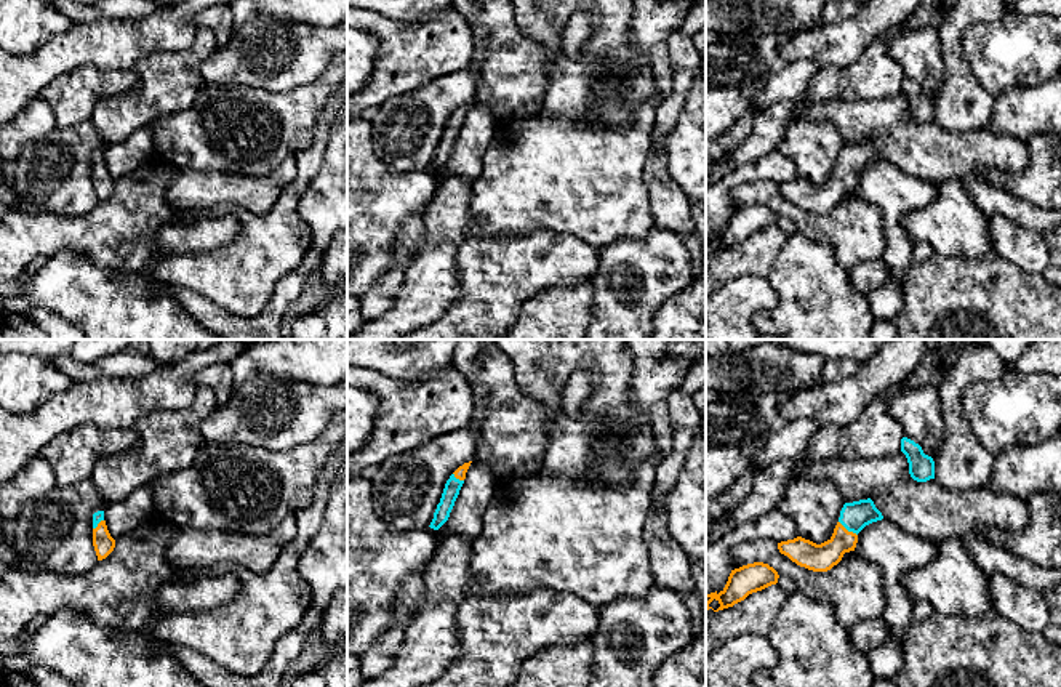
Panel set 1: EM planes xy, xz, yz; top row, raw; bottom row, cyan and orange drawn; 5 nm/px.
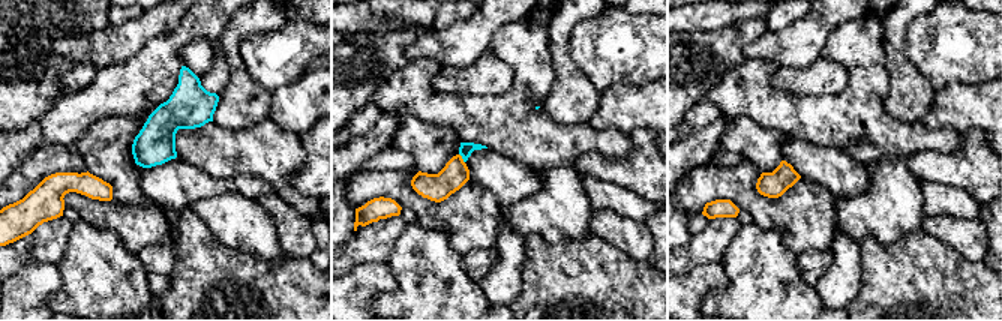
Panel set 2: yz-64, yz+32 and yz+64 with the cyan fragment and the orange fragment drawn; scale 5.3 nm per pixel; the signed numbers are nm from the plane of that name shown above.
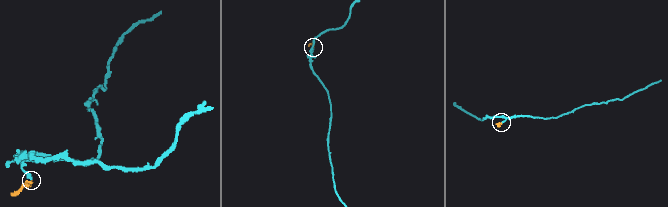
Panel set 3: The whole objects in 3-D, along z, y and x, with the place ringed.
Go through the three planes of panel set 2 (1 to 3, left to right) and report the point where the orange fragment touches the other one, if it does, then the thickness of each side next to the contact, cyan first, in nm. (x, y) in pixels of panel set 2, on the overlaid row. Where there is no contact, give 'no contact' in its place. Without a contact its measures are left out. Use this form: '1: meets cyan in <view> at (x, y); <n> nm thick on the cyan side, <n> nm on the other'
1: no contact
2: meets cyan in yz+32 at (462, 158); 70 nm thick on the cyan side, 150 nm on the other
3: no contact

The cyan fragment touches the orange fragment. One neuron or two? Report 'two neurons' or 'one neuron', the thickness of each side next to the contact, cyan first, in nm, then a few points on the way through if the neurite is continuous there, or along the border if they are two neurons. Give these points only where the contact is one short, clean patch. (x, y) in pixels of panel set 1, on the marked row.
one neuron; 150 nm thick on the cyan side, 140 nm on the other; runs through yz (855, 516), (848, 530), (820, 558)

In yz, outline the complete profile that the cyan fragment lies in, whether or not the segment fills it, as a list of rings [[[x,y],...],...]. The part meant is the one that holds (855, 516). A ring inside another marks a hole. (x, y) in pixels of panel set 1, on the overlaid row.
[[[871,498],[845,503],[834,533],[827,541],[816,544],[797,536],[778,543],[778,549],[800,567],[813,572],[827,572],[842,560],[845,552],[855,551],[858,533],[866,525],[882,519],[882,512]]]

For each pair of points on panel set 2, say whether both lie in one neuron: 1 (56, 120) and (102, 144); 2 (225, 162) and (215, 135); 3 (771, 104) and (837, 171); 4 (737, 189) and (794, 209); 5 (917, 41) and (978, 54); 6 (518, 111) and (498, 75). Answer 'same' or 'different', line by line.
1: different
2: same
3: different
4: same
5: same
6: different

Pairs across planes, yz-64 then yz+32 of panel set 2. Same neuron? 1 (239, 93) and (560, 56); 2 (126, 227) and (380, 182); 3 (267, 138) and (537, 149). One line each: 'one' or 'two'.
1: one
2: one
3: one

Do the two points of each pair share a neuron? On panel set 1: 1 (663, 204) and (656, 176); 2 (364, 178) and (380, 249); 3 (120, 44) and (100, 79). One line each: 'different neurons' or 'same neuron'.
1: same neuron
2: same neuron
3: different neurons

